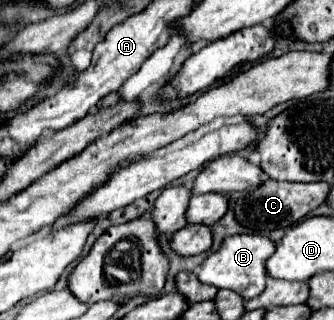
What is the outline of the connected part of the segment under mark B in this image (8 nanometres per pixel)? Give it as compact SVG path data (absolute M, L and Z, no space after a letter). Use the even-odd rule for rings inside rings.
M236 234L236 236L230 236L230 238L226 238L222 242L218 252L210 254L204 260L204 266L202 266L202 272L198 274L198 278L204 284L234 290L244 300L250 300L250 298L258 296L266 288L268 270L264 270L264 262L268 260L268 256L272 256L272 252L276 252L276 244L266 236L260 236L260 234Z

